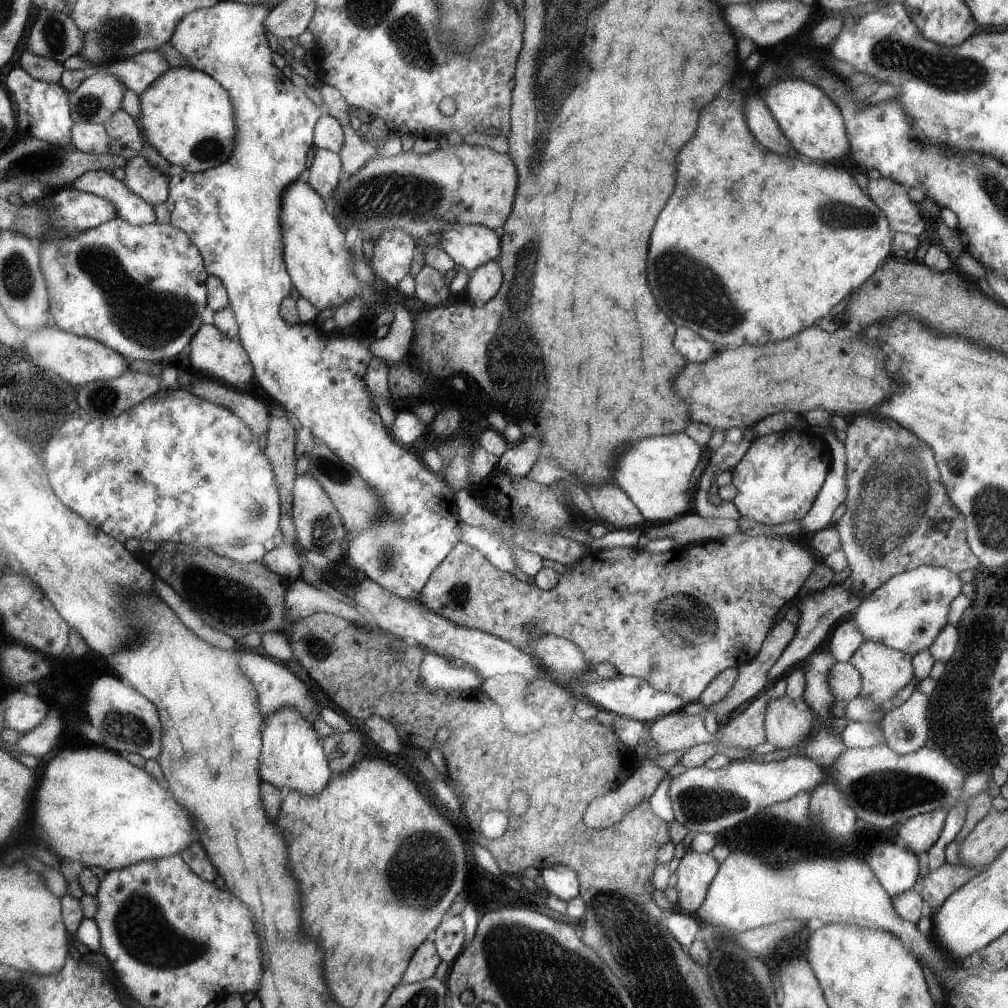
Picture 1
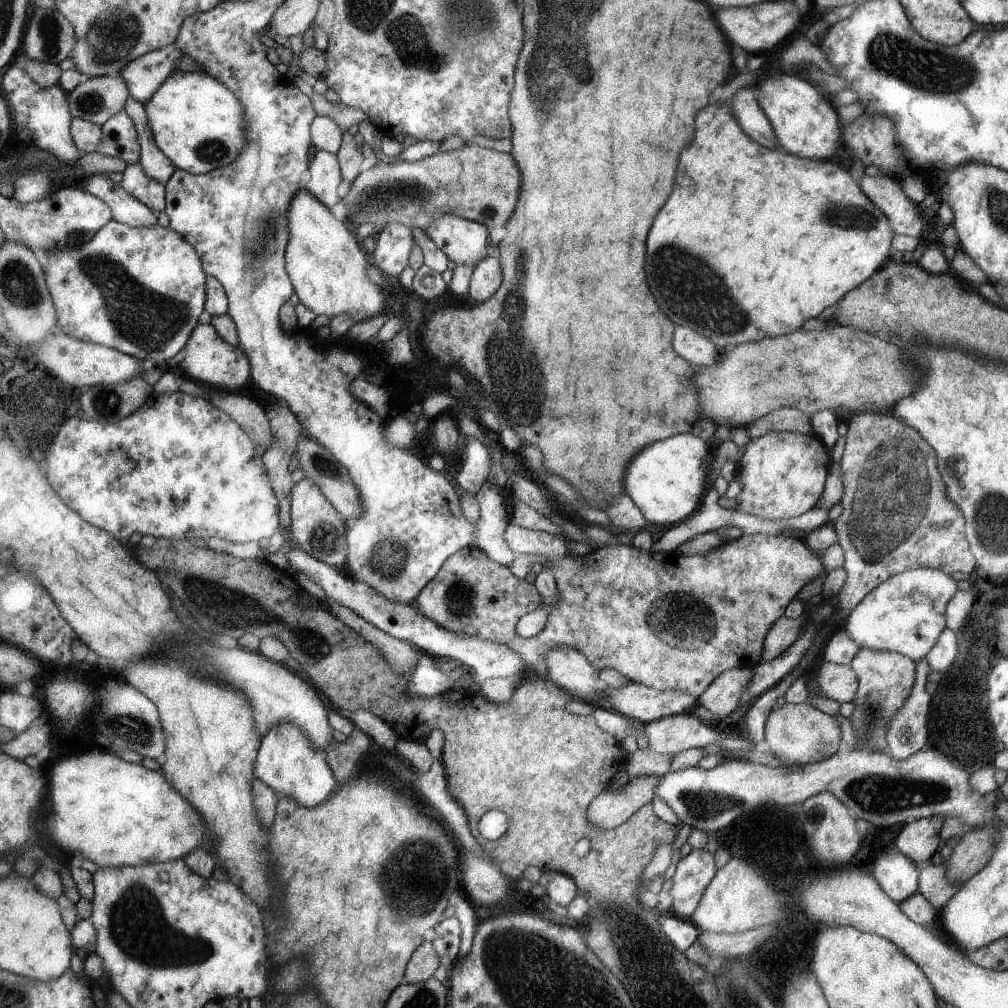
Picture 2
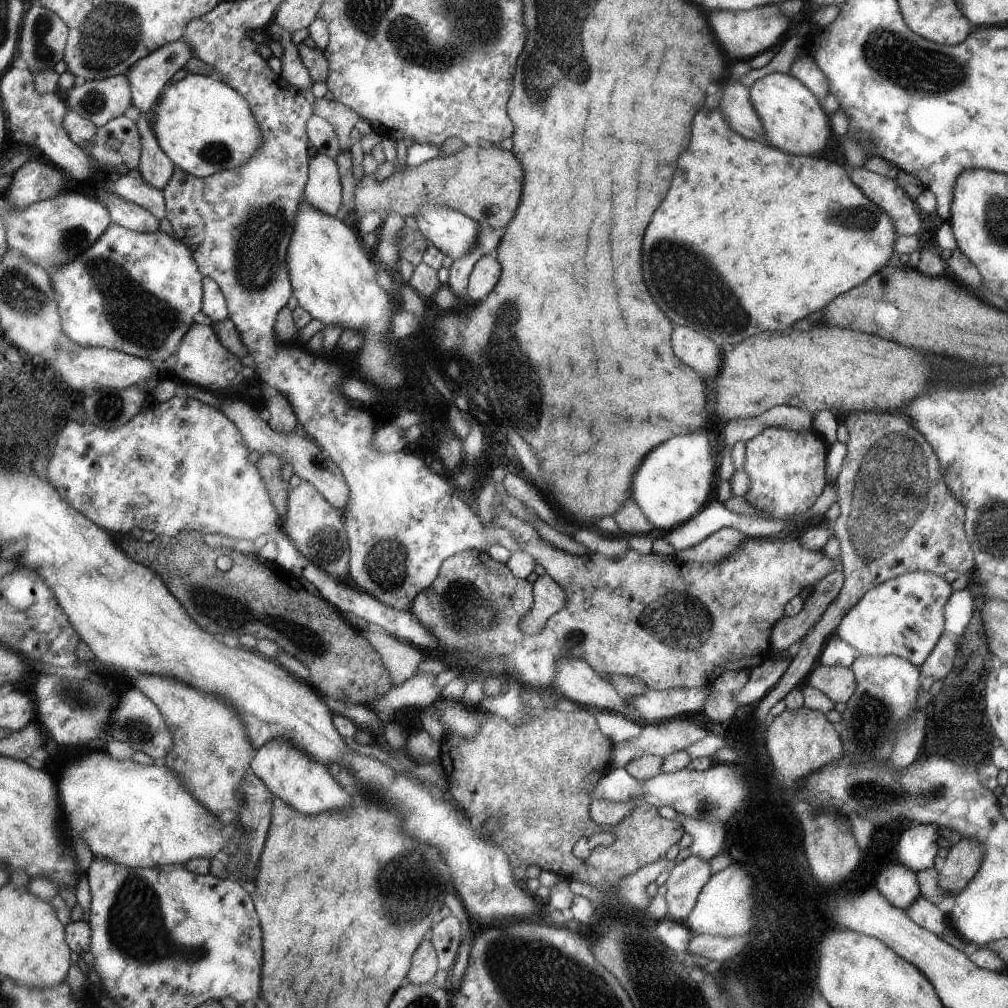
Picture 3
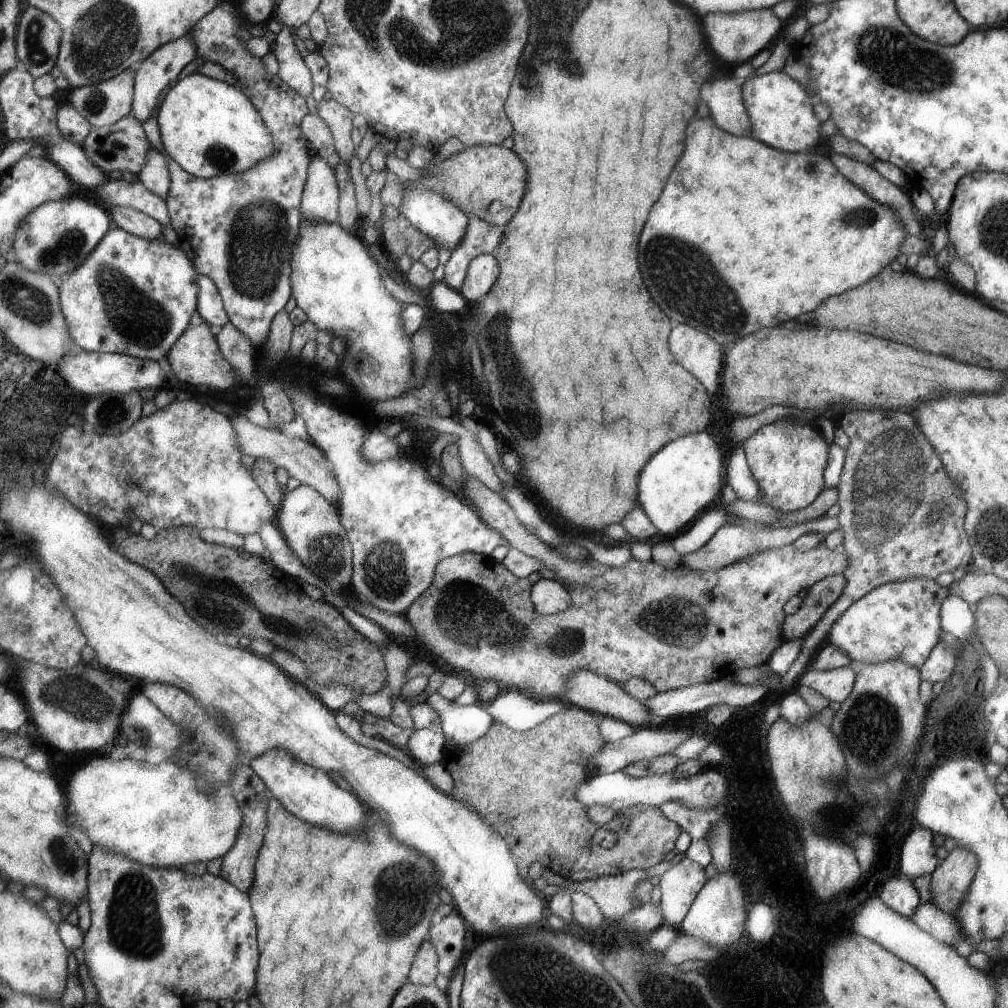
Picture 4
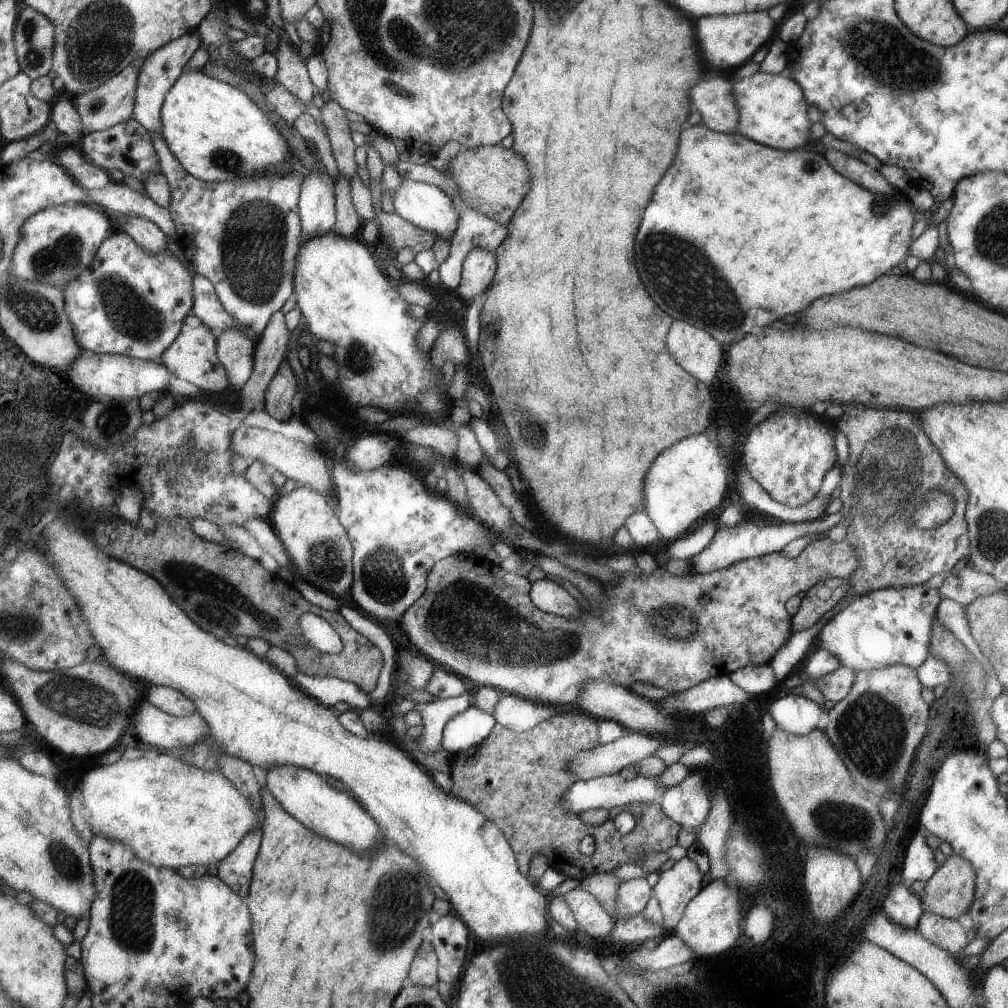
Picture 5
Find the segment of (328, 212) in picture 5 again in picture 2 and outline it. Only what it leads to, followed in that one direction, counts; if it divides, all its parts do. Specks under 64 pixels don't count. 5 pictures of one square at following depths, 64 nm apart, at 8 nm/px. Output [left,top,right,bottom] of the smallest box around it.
[306,151,342,211]

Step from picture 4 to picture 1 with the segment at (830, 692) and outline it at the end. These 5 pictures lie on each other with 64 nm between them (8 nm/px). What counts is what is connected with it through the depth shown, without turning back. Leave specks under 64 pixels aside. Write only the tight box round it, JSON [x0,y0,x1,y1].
[830,662,862,703]

